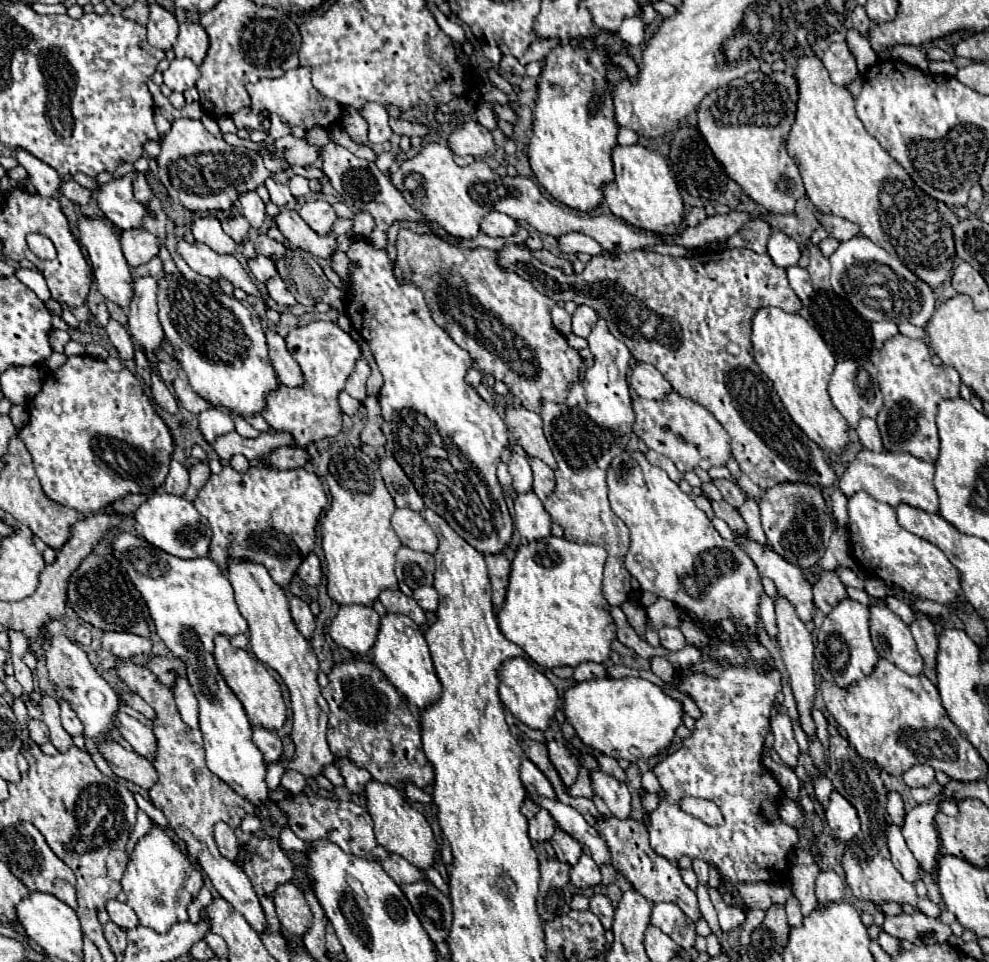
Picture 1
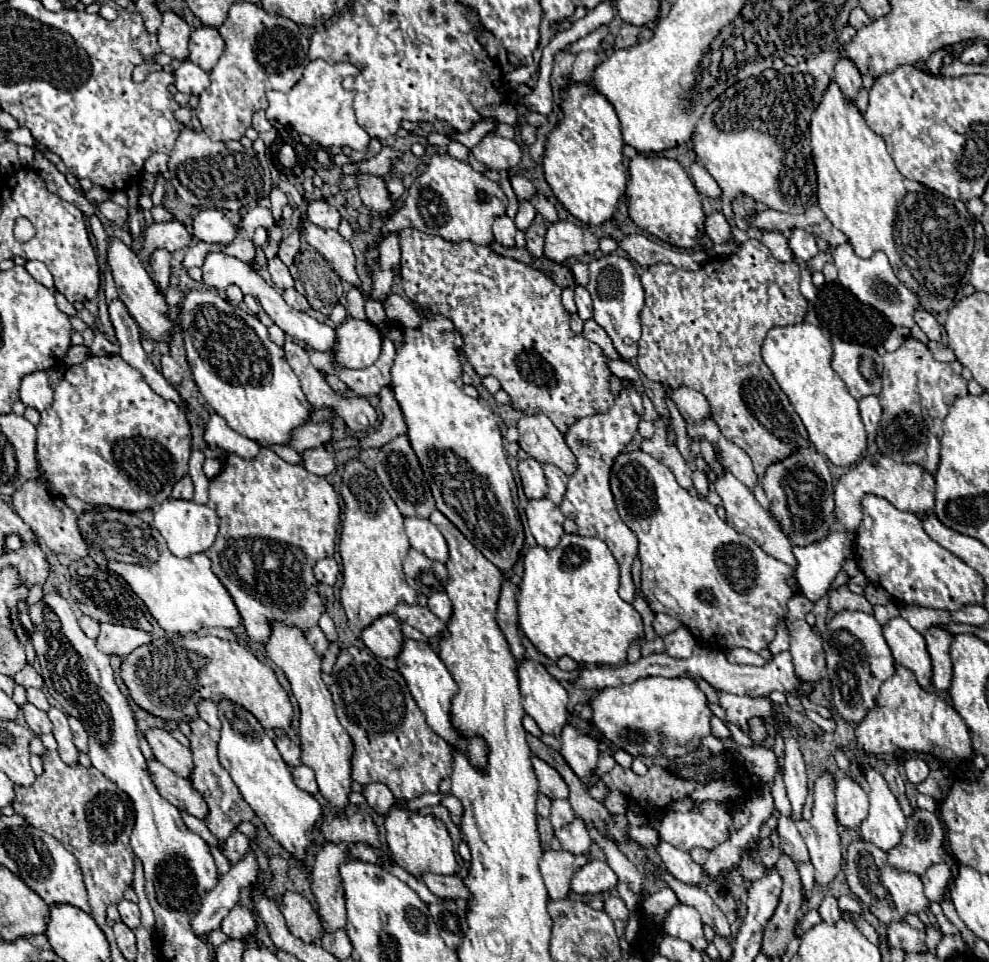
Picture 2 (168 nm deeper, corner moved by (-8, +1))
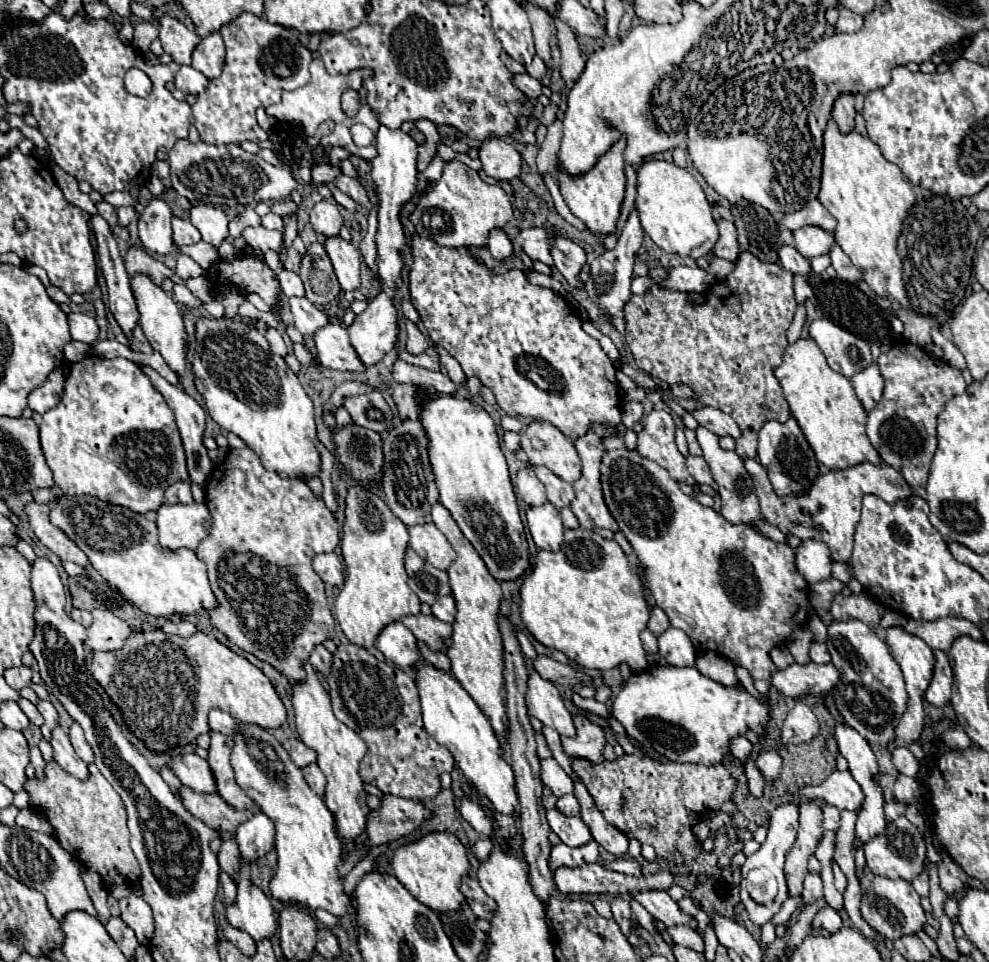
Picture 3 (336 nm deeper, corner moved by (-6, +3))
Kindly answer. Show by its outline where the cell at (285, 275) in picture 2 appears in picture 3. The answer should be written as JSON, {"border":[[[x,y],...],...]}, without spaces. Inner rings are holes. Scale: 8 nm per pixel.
{"border":[[[280,268],[276,278],[278,278],[280,288],[286,296],[304,296],[304,286],[302,286],[302,280],[300,280],[298,274],[294,274],[286,268]]]}

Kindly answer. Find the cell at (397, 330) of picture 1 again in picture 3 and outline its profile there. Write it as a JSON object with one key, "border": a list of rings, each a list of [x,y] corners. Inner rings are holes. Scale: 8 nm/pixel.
{"border":[[[424,384],[416,386],[416,396],[424,402],[420,410],[420,422],[426,430],[428,438],[428,454],[430,464],[436,476],[436,486],[440,492],[440,504],[452,514],[456,524],[460,526],[462,534],[470,540],[470,544],[476,548],[476,552],[486,562],[490,574],[496,580],[516,580],[522,576],[522,572],[530,566],[528,562],[528,544],[524,526],[518,514],[518,502],[514,496],[514,488],[508,474],[508,464],[504,458],[504,452],[500,450],[500,440],[496,434],[496,424],[490,418],[490,414],[466,398],[440,394],[434,388],[428,388]]]}

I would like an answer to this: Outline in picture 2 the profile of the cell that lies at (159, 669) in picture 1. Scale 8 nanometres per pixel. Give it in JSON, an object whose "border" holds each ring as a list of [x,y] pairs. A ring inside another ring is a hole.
{"border":[[[168,634],[162,636],[158,640],[152,640],[146,646],[136,648],[132,654],[128,654],[122,664],[120,664],[120,678],[128,688],[128,694],[132,696],[132,700],[146,710],[148,714],[162,718],[166,722],[186,722],[190,724],[194,718],[198,718],[198,702],[204,700],[212,700],[214,704],[218,704],[220,700],[232,700],[234,704],[246,708],[252,716],[256,716],[256,720],[266,728],[266,730],[276,730],[276,728],[290,728],[292,722],[292,704],[288,694],[284,692],[284,688],[278,684],[276,674],[262,662],[258,662],[258,658],[254,654],[250,654],[244,646],[240,646],[238,642],[230,642],[230,640],[220,640],[216,636],[206,636],[206,638],[198,638],[194,634]]]}

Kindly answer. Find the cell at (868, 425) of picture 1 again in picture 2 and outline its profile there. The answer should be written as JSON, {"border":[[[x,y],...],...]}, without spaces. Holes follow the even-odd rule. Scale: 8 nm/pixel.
{"border":[[[870,394],[870,396],[860,398],[858,404],[860,404],[860,416],[862,416],[862,422],[866,426],[866,432],[870,436],[874,436],[876,428],[878,428],[878,422],[880,422],[880,416],[882,416],[880,400],[878,400],[878,396]]]}

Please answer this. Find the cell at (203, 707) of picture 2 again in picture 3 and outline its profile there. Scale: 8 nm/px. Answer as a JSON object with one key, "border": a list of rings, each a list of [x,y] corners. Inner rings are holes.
{"border":[[[214,708],[214,710],[208,714],[208,718],[210,718],[210,728],[212,728],[212,730],[218,730],[218,732],[222,732],[222,734],[226,734],[226,736],[232,736],[232,734],[234,734],[236,720],[234,720],[230,714]]]}

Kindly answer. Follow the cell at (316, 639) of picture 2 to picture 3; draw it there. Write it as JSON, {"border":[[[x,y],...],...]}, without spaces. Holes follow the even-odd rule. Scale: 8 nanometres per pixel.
{"border":[[[318,644],[318,646],[314,646],[314,650],[312,650],[312,654],[310,654],[310,664],[312,664],[318,672],[328,674],[328,672],[330,672],[330,666],[332,666],[332,654],[330,654],[322,644]]]}

